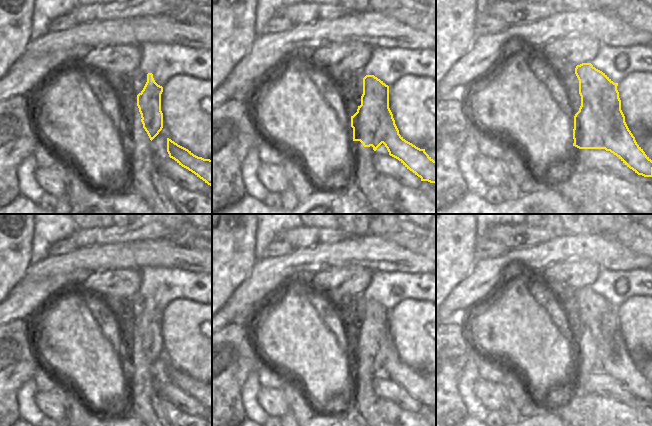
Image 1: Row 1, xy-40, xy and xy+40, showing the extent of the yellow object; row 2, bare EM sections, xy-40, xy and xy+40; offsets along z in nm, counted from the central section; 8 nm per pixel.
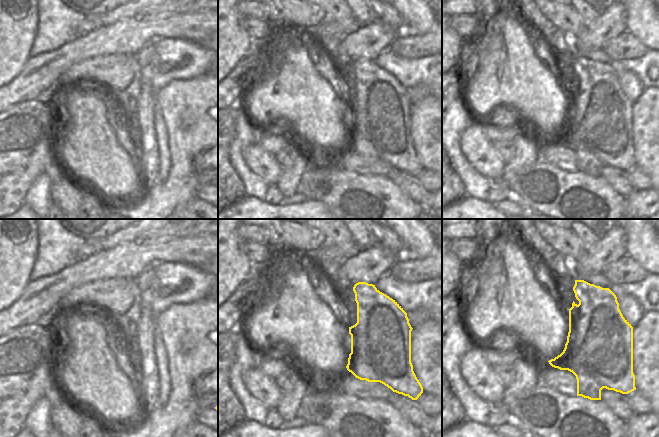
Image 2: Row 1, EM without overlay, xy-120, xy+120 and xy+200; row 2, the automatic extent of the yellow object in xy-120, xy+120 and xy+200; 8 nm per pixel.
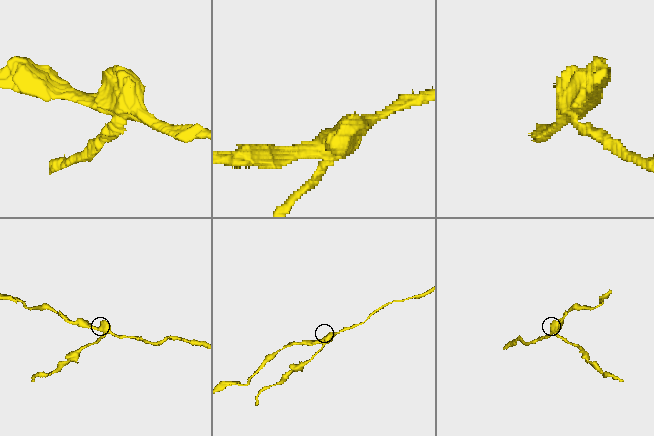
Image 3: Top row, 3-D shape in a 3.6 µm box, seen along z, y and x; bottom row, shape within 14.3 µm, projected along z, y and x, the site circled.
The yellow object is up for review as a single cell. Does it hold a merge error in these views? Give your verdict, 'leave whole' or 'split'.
split

